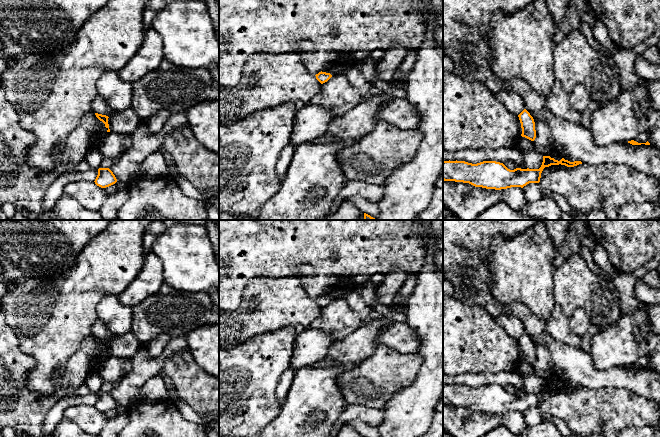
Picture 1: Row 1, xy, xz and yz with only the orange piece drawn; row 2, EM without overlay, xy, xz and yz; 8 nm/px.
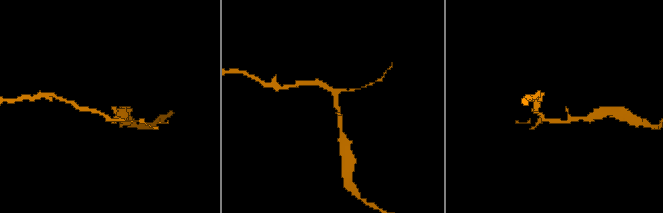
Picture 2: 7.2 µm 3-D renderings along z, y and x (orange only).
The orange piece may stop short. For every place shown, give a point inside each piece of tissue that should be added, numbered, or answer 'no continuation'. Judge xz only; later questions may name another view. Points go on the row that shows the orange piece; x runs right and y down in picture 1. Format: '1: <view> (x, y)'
no continuation

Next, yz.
no continuation

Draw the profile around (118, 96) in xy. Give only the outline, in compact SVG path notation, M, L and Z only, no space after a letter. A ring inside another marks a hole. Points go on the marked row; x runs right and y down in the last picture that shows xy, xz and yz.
M105 71L98 79L98 95L106 102L114 113L124 112L131 107L133 87L123 81L117 72Z

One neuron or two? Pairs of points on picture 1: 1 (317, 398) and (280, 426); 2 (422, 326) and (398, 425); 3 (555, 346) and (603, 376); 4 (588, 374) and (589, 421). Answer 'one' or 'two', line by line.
1: one
2: one
3: one
4: two

